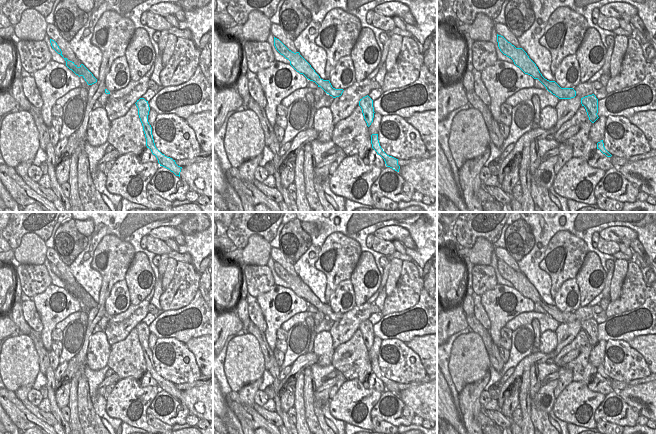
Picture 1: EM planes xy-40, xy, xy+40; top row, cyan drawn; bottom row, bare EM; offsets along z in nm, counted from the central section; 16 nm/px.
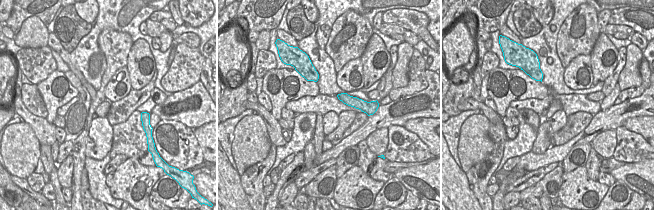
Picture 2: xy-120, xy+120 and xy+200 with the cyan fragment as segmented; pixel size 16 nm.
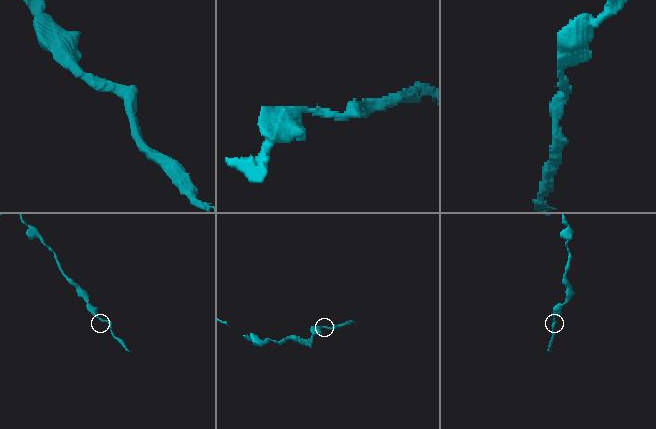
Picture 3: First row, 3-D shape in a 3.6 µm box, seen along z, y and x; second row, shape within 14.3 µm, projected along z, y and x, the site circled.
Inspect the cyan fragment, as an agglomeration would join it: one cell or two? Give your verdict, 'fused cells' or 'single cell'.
single cell

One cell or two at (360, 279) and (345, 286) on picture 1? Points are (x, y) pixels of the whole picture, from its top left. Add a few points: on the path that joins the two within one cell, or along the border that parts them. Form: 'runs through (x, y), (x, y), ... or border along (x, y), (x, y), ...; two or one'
border along (349, 279), (352, 285), (355, 304); two

